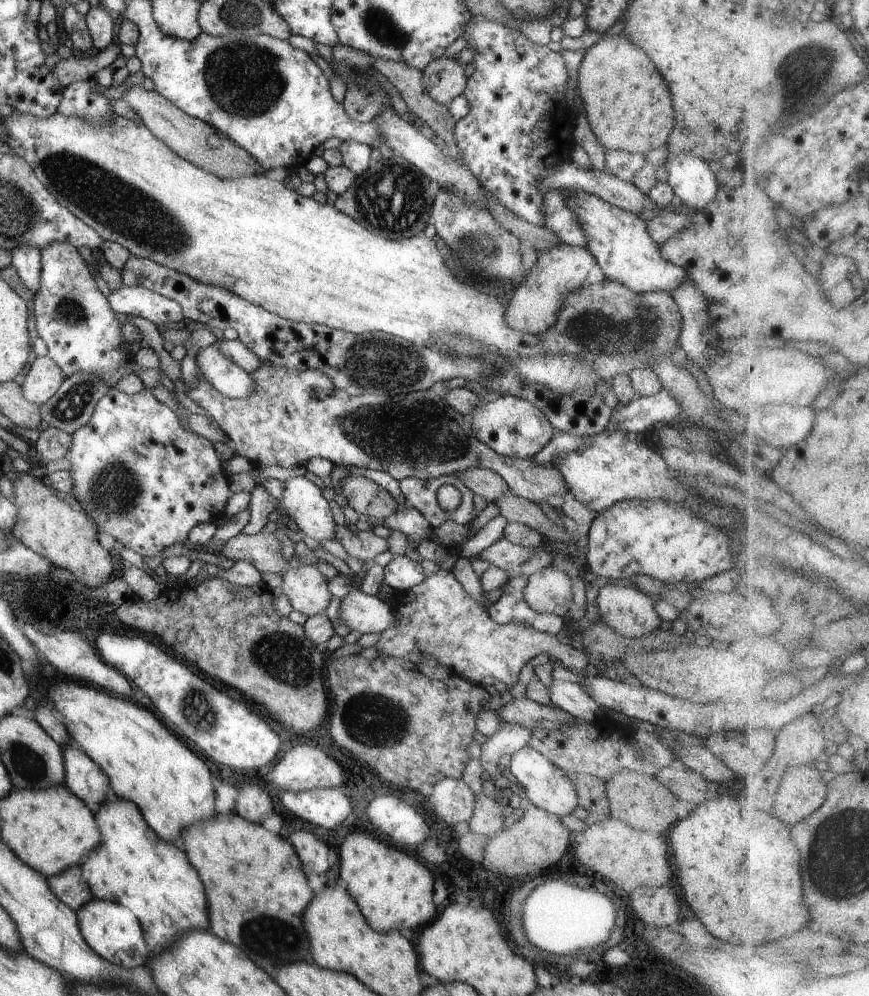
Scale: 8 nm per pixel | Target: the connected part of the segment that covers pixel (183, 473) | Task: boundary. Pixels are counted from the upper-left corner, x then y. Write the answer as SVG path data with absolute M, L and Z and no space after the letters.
M116 388L110 390L98 401L95 406L94 414L90 420L84 425L75 430L71 434L71 447L67 456L72 464L71 477L73 478L73 492L76 498L76 506L82 508L90 520L95 522L95 525L104 528L104 530L115 538L116 541L128 547L134 552L137 552L142 558L149 557L158 560L166 552L170 552L174 545L179 545L186 540L188 532L198 526L201 522L214 523L218 516L224 514L228 499L233 492L230 490L230 483L223 470L221 456L214 449L214 444L204 437L197 435L195 432L184 430L180 425L180 420L173 408L164 404L160 399L157 399L150 389L142 389L140 392L128 395Z

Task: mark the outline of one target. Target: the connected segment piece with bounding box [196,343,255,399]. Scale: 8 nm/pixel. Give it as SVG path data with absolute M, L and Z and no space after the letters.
M216 343L201 348L196 353L198 372L213 387L231 399L245 399L255 389L251 374L227 359Z

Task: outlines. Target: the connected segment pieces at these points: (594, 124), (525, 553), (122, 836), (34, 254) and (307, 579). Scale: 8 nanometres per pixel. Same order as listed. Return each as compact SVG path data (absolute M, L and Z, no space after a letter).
M604 34L598 42L586 48L578 74L580 86L577 87L580 89L586 116L590 120L590 128L605 149L622 149L646 155L652 148L667 142L675 122L670 90L658 74L654 62L650 62L648 54L638 50L628 35Z
M502 538L492 546L485 548L479 555L481 559L490 562L491 566L501 568L510 572L518 572L519 567L528 562L538 547L520 546Z
M111 795L108 801L102 803L102 808L98 808L96 824L98 824L98 830L102 832L102 844L99 844L94 852L82 856L82 864L80 864L82 878L96 898L120 902L136 914L138 922L142 924L144 938L154 952L164 950L178 934L182 934L190 928L202 930L208 926L204 886L202 886L196 870L190 866L186 854L180 848L176 848L174 844L170 844L166 840L162 842L162 838L158 838L148 828L148 824L144 822L144 818L140 814L140 809L136 808L132 801Z
M20 245L11 255L11 265L19 272L22 282L36 294L41 281L41 250L34 245Z
M316 565L300 568L289 567L282 574L282 594L286 595L293 610L304 612L306 616L317 615L326 609L332 593L327 578Z

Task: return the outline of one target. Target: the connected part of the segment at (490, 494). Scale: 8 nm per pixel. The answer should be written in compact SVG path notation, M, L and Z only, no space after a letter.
M472 467L458 476L473 494L480 494L488 503L495 503L509 492L506 481L490 469Z

